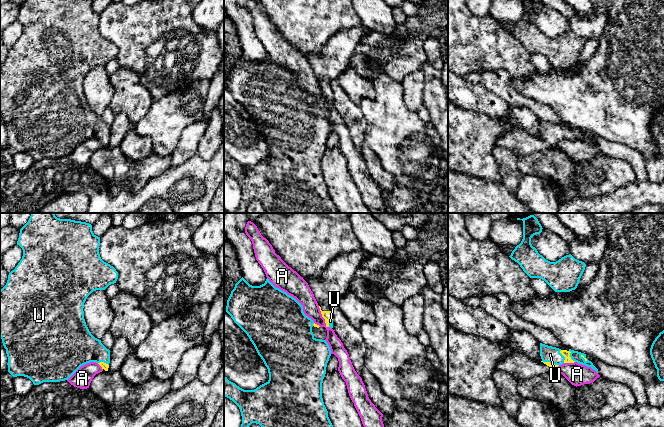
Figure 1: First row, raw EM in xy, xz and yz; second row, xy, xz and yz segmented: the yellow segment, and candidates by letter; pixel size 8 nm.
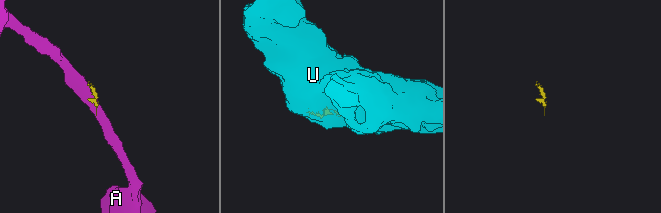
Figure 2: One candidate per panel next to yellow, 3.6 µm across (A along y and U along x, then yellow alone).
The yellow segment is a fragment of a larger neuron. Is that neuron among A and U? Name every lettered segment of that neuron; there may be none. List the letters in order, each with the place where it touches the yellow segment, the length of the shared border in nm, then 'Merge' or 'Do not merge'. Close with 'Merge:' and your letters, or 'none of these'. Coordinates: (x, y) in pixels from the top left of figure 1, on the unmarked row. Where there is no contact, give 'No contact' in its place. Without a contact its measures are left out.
A: Touches yellow at xz (322, 92). Shared border 190 nm. Do not merge
U: Touches yellow at yz (549, 138). Shared border 140 nm. Merge
Merge: U

